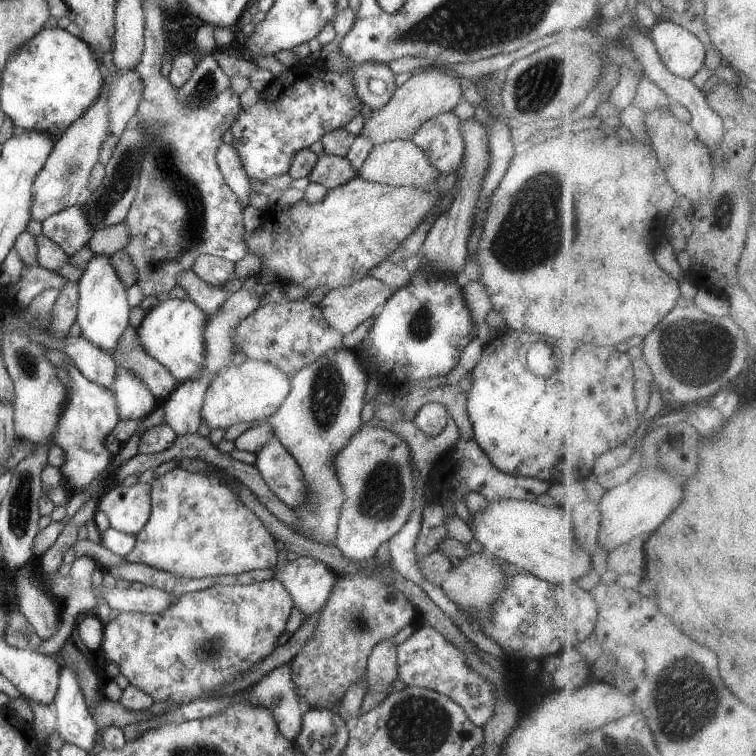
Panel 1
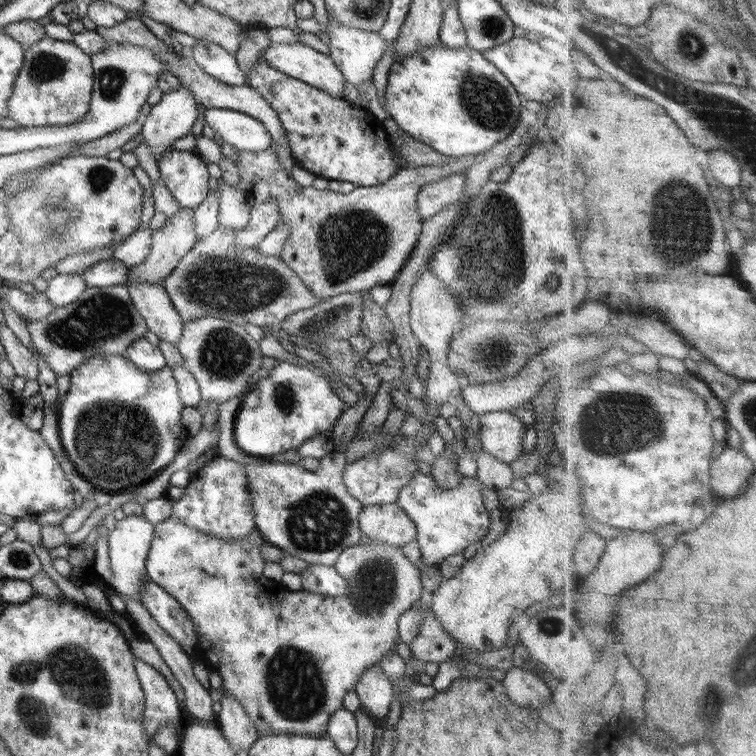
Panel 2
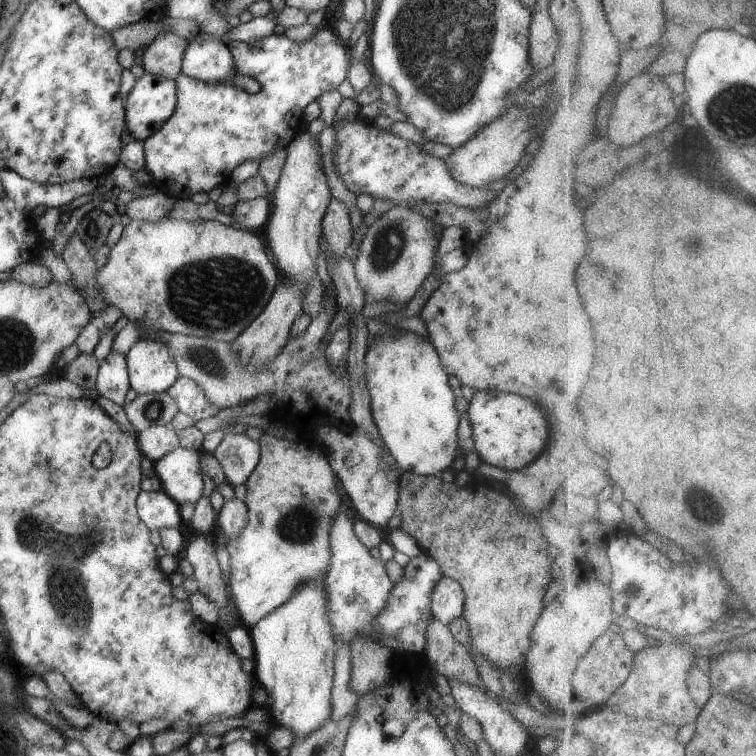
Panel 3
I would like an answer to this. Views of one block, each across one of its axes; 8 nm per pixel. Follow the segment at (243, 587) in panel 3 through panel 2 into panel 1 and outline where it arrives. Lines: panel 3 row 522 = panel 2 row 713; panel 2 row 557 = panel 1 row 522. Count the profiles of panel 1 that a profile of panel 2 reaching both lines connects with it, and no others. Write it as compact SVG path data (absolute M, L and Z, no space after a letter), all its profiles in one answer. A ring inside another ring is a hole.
M373 420L363 423L334 456L332 466L346 496L335 545L348 560L373 559L378 548L404 528L414 506L412 465L408 442L400 438L398 432L381 427ZM178 467L154 478L150 482L150 518L136 535L134 550L124 560L191 579L236 576L276 567L276 539L264 522L240 502L236 486L228 486L228 481L229 478L216 469L208 474Z

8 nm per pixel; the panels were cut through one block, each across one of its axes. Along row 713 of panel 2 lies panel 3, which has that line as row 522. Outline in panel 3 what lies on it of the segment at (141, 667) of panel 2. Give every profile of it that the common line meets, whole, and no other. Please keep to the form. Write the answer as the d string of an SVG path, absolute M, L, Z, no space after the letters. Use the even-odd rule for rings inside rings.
M140 491L136 500L138 518L149 531L176 528L181 522L180 507L166 492Z

